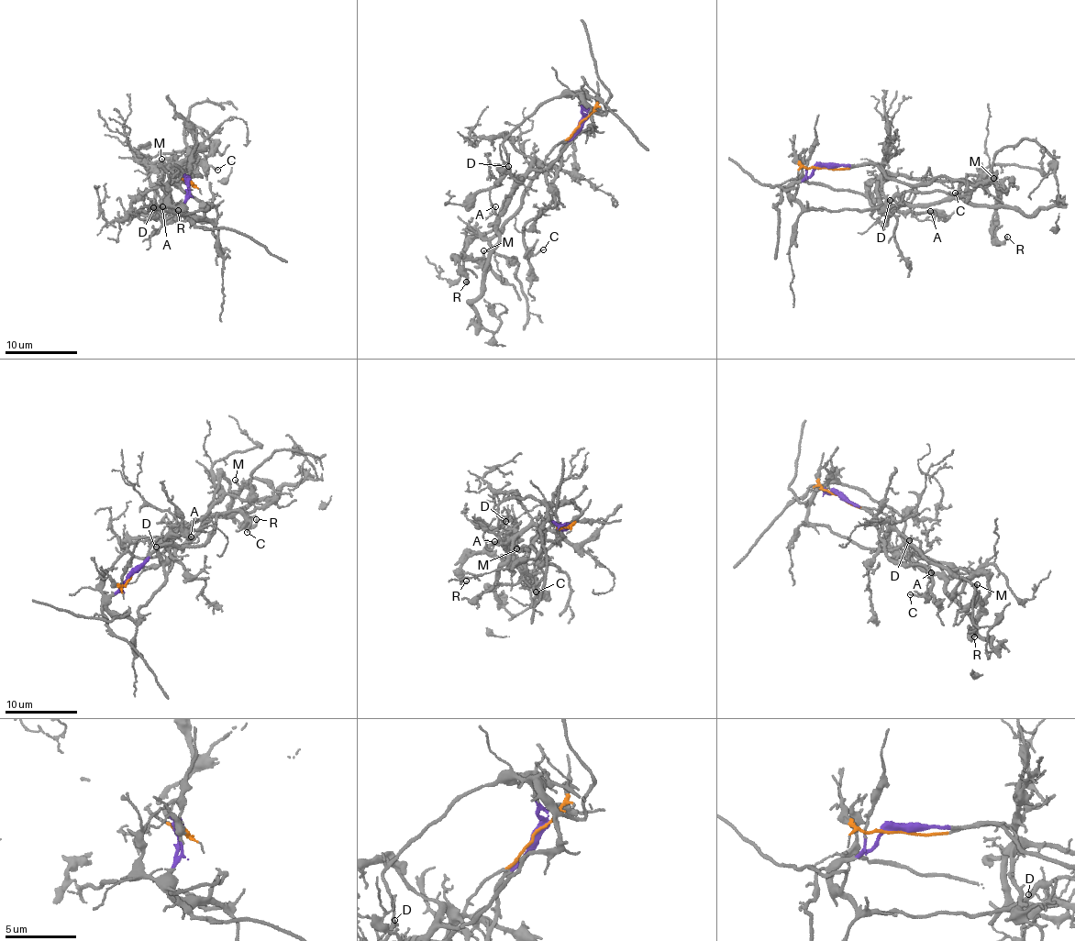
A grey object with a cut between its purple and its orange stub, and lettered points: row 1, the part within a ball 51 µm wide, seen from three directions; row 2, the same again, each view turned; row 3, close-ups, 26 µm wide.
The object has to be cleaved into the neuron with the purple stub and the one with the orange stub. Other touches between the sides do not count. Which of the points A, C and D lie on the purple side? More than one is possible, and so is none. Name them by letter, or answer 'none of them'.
A, C, D

